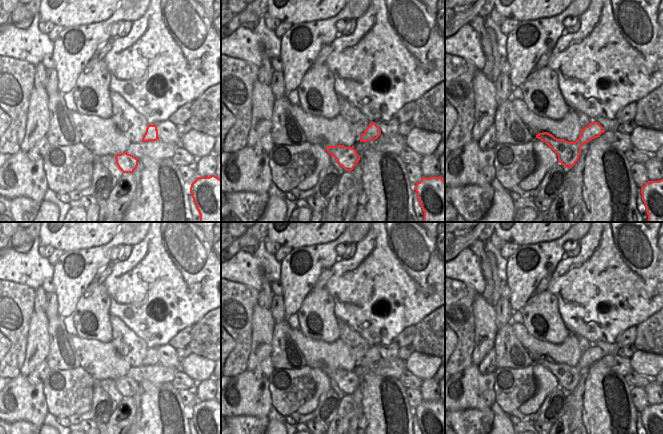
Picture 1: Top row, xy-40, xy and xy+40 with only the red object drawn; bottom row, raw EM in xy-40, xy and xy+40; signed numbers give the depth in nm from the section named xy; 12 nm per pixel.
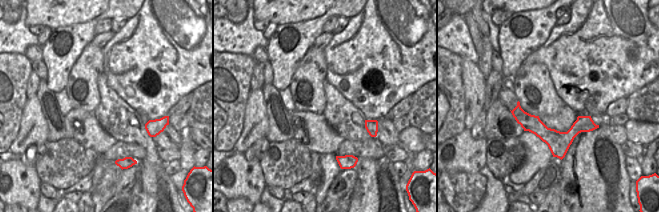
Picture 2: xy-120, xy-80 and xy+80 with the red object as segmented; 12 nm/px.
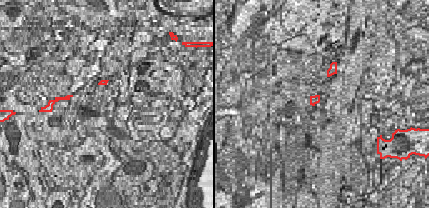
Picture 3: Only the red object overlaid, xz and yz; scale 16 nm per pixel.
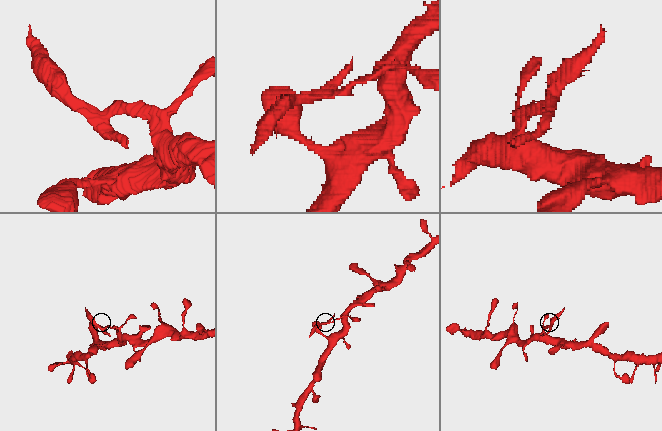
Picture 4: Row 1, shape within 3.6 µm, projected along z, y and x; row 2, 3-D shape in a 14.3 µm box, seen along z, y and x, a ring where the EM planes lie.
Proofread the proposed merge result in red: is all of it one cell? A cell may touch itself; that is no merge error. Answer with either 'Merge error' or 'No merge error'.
Merge error.

